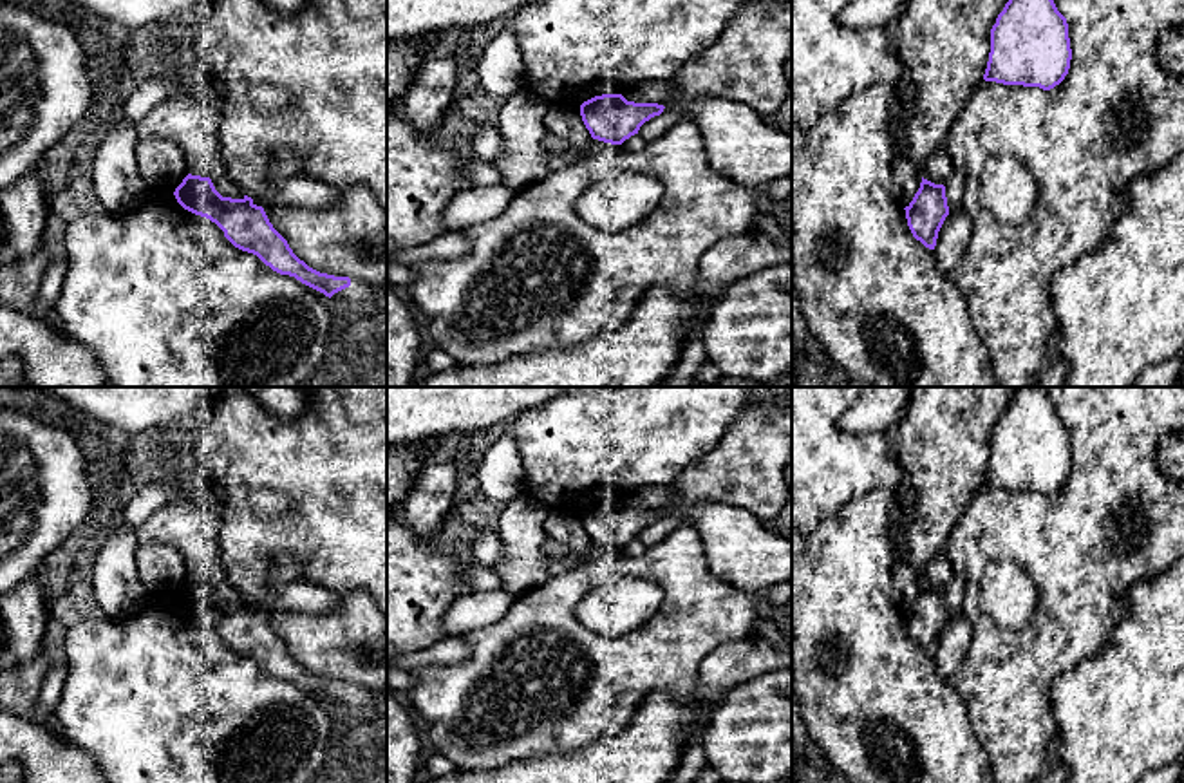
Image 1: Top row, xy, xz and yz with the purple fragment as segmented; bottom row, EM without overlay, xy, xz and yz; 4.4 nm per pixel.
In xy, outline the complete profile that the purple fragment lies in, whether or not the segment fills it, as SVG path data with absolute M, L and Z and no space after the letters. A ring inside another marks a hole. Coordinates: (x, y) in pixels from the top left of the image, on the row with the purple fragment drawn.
M188 174L174 195L184 210L215 222L235 248L257 255L273 271L295 277L324 293L334 306L363 311L372 307L380 293L387 295L387 280L380 288L372 288L356 278L309 268L273 228L262 206L257 206L248 195L222 197L210 177Z

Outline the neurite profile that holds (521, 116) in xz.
M526 87L503 99L497 114L497 128L503 137L503 152L492 163L501 172L503 184L512 190L528 188L542 181L546 165L544 116L550 105Z

